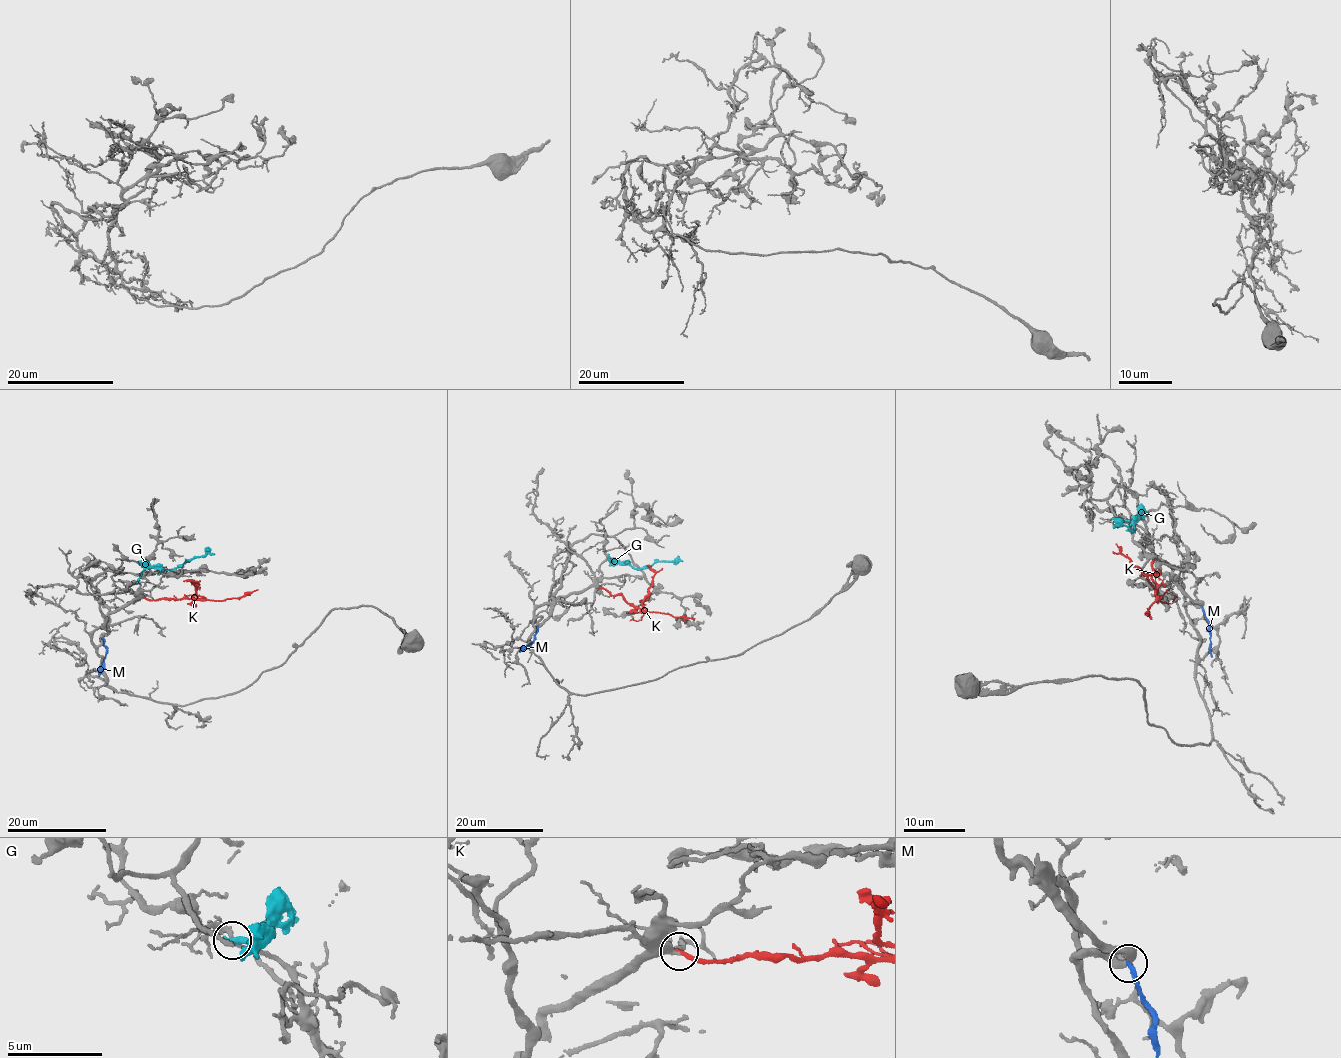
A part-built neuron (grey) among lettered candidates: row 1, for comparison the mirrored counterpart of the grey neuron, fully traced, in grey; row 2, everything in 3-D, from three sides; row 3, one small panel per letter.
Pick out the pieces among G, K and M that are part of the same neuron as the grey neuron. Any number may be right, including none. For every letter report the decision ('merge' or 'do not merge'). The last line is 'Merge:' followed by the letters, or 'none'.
G: do not merge
K: merge
M: do not merge
Merge: K

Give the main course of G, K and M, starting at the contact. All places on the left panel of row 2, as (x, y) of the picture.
G: (137, 581), (147, 568), (174, 570), (208, 553), (215, 554)
K: (143, 598), (153, 600), (202, 597), (197, 595), (194, 582), (183, 582)
M: (102, 638), (107, 648), (104, 667), (98, 676)

